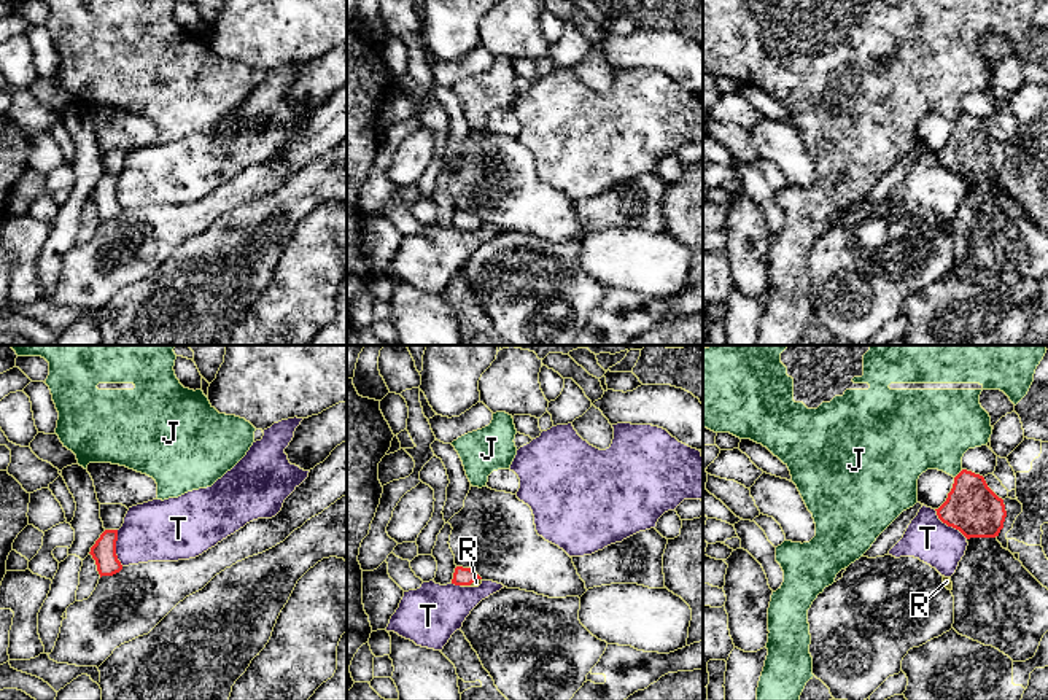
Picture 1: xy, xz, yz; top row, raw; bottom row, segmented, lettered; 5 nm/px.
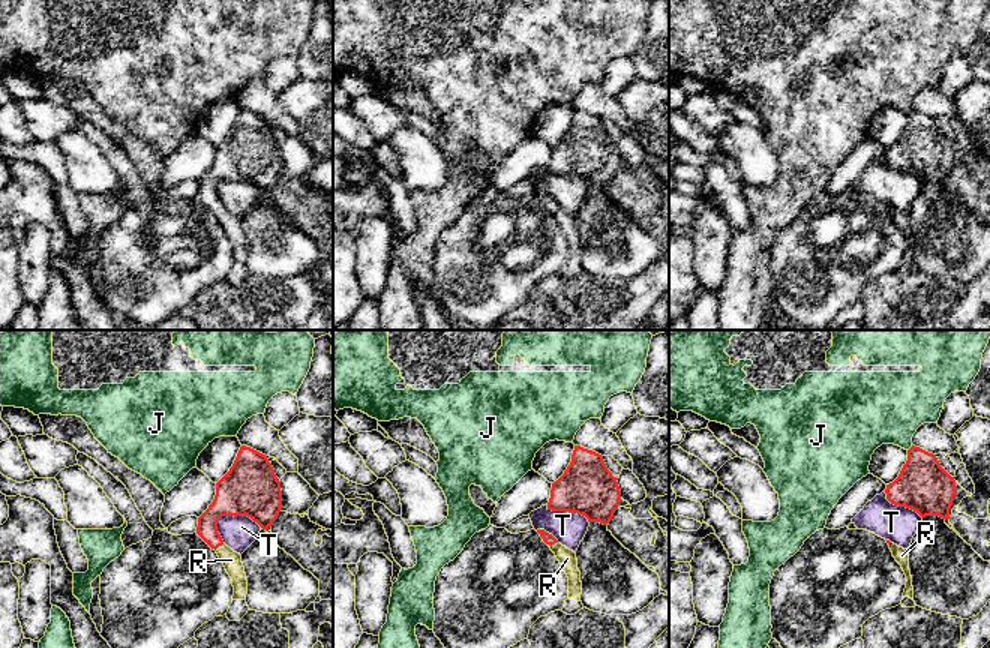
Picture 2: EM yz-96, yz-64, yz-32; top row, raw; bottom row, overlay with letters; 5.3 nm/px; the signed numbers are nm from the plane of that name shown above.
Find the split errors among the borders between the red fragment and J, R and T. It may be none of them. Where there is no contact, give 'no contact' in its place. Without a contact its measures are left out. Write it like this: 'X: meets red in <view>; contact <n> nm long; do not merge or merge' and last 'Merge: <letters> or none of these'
J: meets red in yz; contact 60 nm long; do not merge
R: meets red in xz; contact 110 nm long; merge
T: meets red in yz; contact 220 nm long; do not merge
Merge: R

